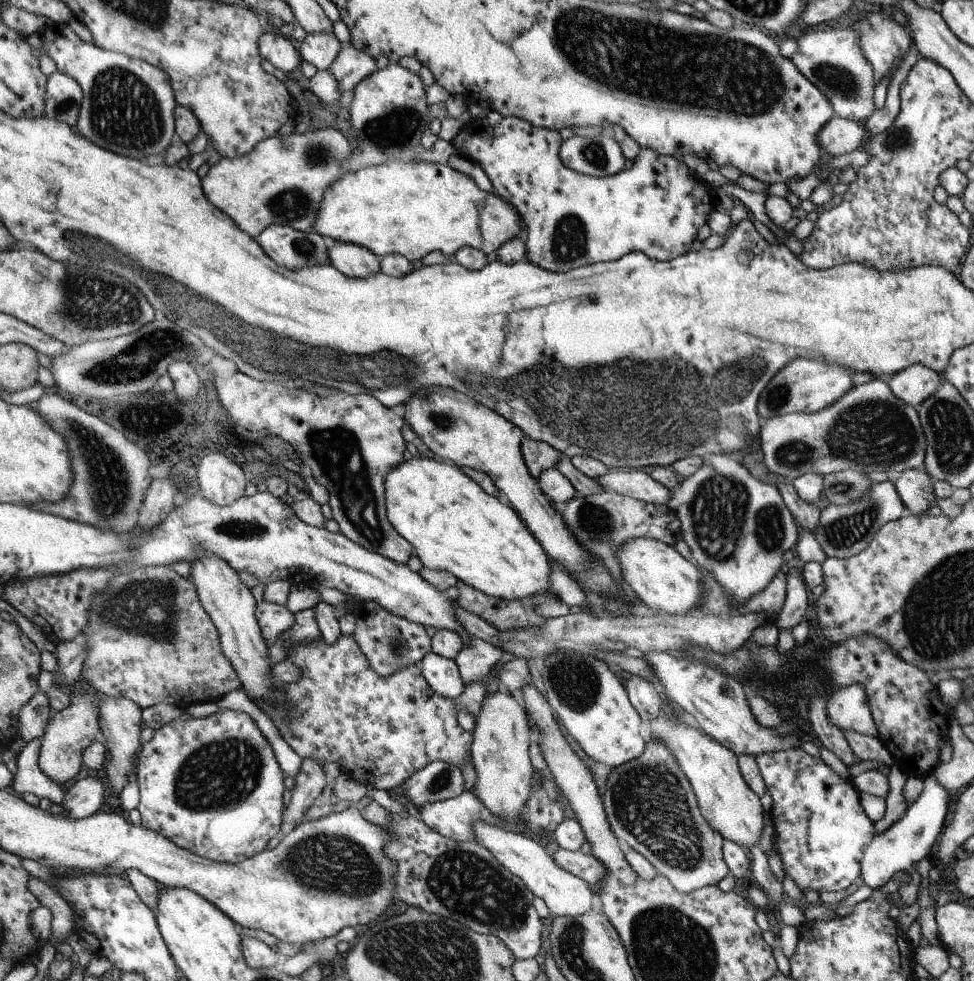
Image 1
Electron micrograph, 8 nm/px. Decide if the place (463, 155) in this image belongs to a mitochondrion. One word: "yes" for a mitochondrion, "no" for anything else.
no

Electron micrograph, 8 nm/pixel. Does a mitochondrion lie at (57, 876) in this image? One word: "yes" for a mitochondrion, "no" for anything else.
no

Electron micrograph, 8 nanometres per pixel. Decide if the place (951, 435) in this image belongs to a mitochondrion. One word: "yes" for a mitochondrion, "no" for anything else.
yes

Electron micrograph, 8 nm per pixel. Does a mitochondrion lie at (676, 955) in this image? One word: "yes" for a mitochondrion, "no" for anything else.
yes

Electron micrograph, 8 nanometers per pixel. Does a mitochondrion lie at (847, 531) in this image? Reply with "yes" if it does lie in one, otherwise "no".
yes

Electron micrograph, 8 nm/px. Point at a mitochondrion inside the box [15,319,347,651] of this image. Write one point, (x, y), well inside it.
(125, 610)

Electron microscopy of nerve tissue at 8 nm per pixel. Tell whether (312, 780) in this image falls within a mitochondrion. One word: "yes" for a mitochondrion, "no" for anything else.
no

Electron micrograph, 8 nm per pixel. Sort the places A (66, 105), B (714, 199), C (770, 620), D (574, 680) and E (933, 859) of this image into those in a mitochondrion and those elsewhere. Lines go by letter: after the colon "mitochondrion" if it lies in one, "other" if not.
A: mitochondrion
B: other
C: other
D: mitochondrion
E: other

